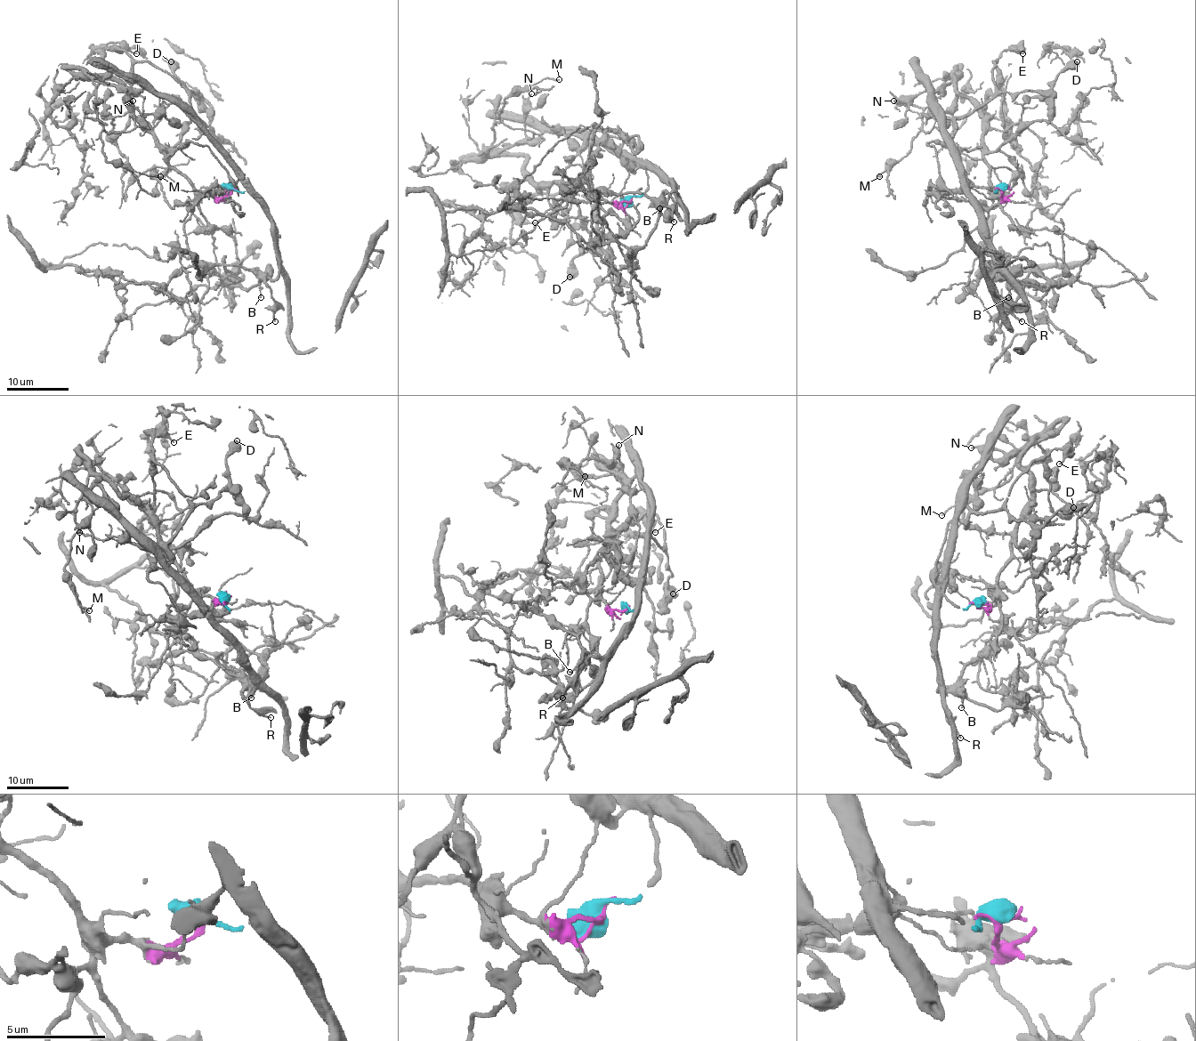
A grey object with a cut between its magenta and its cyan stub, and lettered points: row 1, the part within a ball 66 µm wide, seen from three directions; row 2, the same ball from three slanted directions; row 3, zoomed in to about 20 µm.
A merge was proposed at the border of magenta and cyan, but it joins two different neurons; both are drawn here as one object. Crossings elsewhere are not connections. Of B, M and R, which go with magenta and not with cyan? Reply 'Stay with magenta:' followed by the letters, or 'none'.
Stay with magenta: M

